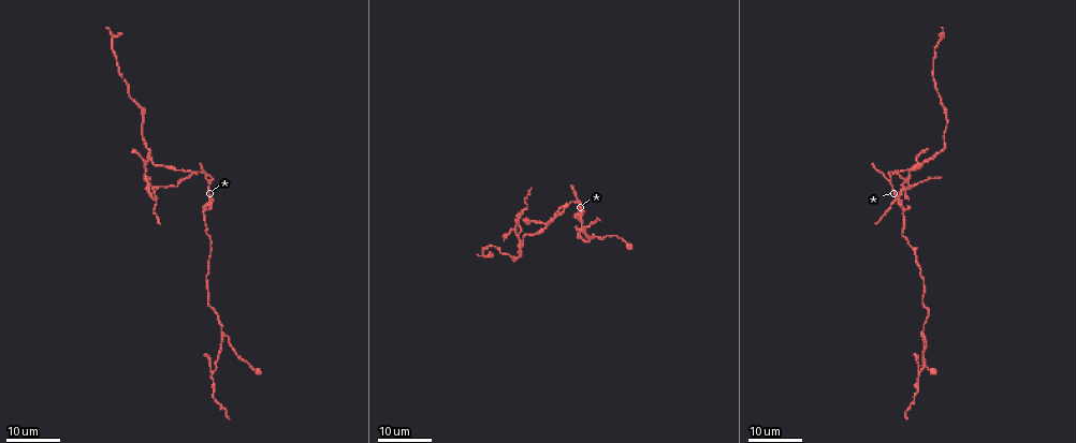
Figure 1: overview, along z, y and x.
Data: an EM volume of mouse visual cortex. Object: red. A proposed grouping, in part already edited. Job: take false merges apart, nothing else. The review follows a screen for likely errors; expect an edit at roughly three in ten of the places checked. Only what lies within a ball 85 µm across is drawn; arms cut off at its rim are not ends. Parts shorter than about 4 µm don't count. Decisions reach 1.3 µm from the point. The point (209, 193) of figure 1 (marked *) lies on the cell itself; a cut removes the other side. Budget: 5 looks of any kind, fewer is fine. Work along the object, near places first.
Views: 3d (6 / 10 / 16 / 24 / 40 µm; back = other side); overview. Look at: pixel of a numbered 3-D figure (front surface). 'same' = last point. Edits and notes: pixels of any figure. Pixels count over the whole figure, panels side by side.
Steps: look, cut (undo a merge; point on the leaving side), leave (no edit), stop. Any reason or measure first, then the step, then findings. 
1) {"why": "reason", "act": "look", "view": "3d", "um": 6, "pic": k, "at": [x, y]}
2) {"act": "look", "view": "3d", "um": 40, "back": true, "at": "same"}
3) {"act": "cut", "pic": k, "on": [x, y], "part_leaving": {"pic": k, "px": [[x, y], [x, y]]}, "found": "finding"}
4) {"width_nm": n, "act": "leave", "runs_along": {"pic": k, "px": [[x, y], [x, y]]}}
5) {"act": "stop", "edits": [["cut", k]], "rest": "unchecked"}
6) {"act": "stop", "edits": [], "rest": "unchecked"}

{"why": "arms part here", "act": "look", "view": "3d", "um": 24, "pic": 1, "at": [565, 208]}

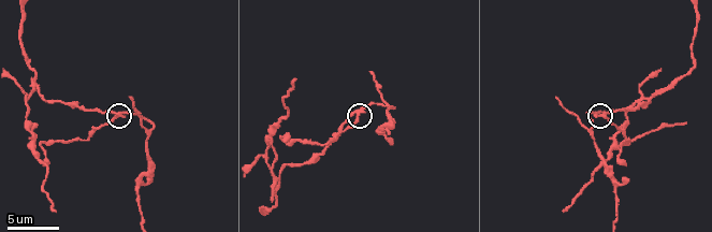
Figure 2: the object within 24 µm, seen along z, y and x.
{"why": "zoom in", "act": "look", "view": "3d", "um": 6, "pic": 2, "at": [360, 114]}

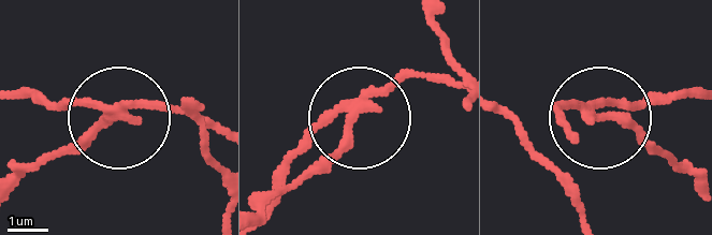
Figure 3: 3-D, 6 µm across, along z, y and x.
{"width_nm": 220, "act": "cut", "pic": 3, "on": [89, 133], "part_leaving": {"pic": 3, "px": [[118, 115], [26, 176]]}, "found": "two cells meet here"}

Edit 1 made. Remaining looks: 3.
{"act": "look", "view": "overview"}

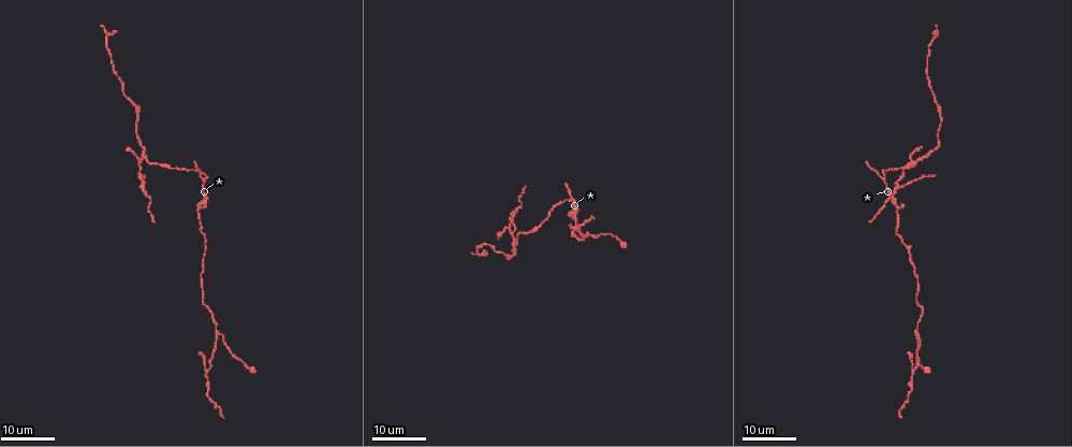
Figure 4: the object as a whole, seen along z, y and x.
{"why": "sudden change in width", "act": "look", "view": "3d", "um": 24, "pic": 4, "at": [137, 127]}

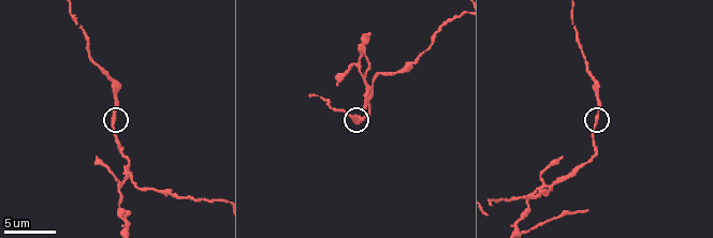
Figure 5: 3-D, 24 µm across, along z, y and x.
{"act": "look", "view": "3d", "um": 10, "pic": 5, "at": [595, 117]}

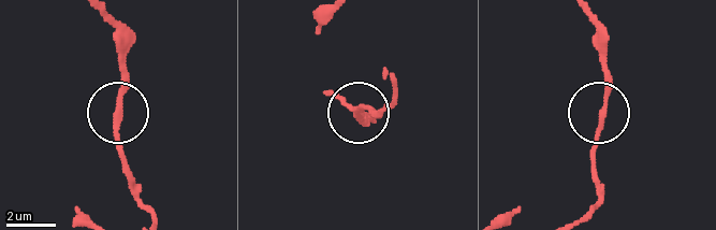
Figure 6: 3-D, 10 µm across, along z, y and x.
{"act": "leave", "found": "continuous, no second cell"}

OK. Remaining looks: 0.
{"act": "stop", "edits": [["cut", 3]], "rest": "unchecked"}

